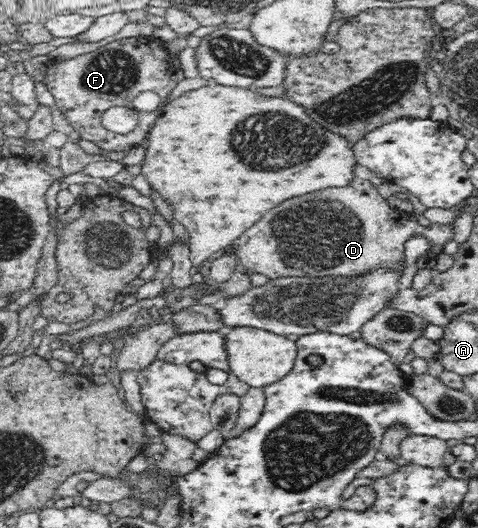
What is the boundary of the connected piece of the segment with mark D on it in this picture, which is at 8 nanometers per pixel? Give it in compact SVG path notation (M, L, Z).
M354 178L347 186L341 188L321 188L319 192L309 192L305 196L285 200L283 204L267 212L267 216L263 216L261 222L255 223L236 240L234 257L240 269L261 273L271 279L350 275L366 271L379 263L394 265L403 258L403 244L413 234L425 234L431 246L445 244L453 238L451 228L443 228L438 224L425 227L411 221L409 215L410 213L403 213L399 208L395 208L395 204L387 203L387 199L377 192L375 185L367 180Z

